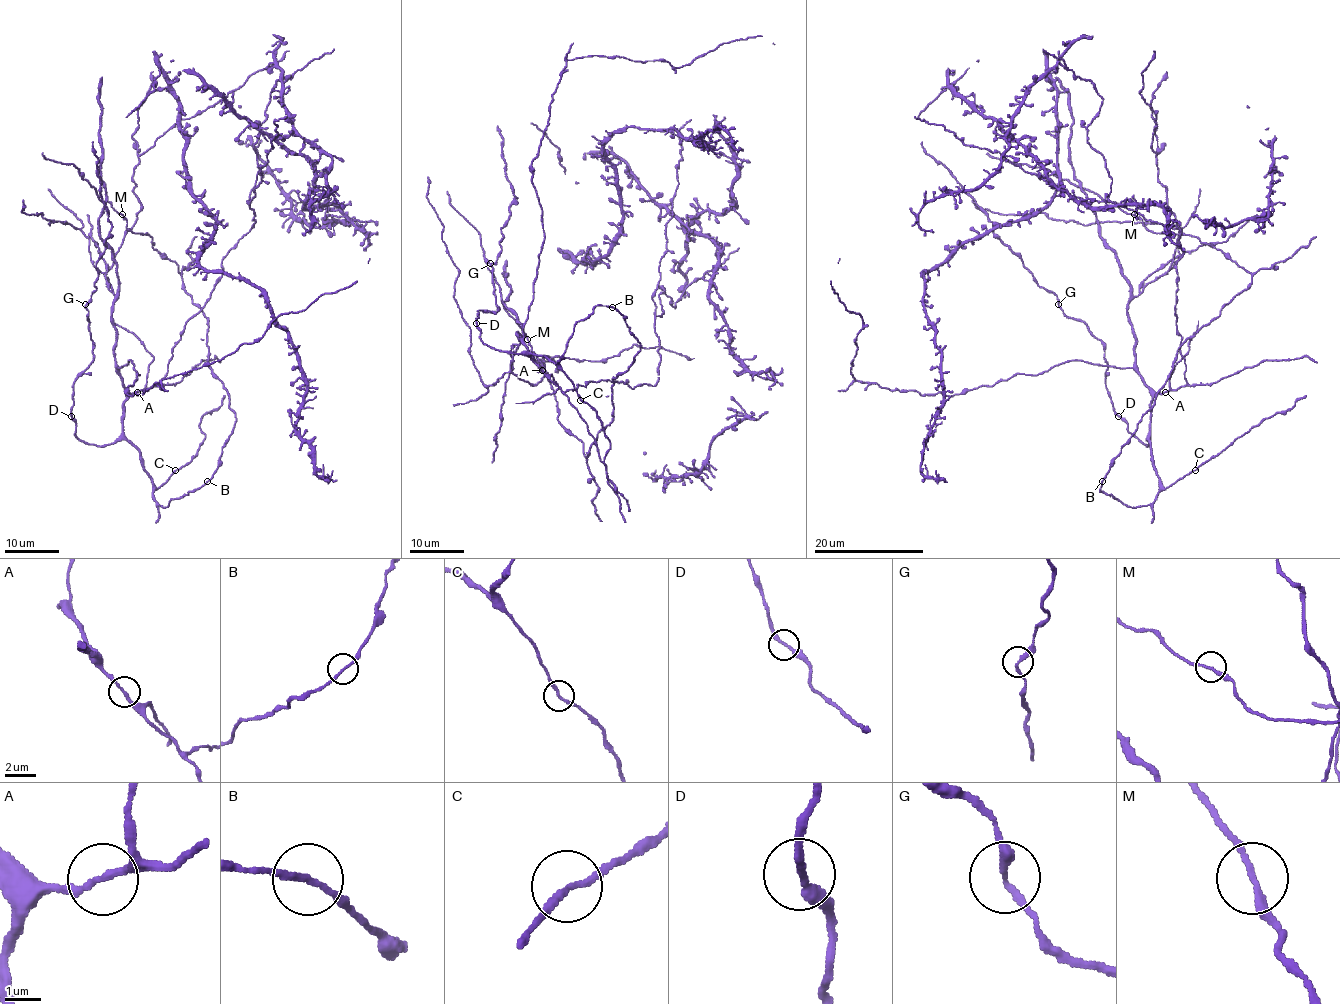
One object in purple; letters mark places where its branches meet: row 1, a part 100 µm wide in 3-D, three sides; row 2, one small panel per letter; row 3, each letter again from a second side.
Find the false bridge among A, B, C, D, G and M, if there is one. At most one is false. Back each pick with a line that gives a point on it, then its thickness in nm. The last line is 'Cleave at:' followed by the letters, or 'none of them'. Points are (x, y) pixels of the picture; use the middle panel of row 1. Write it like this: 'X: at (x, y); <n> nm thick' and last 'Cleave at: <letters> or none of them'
Cleave at: none of them

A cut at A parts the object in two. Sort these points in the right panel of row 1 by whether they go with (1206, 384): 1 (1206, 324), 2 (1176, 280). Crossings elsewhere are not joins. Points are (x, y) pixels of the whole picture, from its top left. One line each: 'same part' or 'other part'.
1: other part
2: same part

